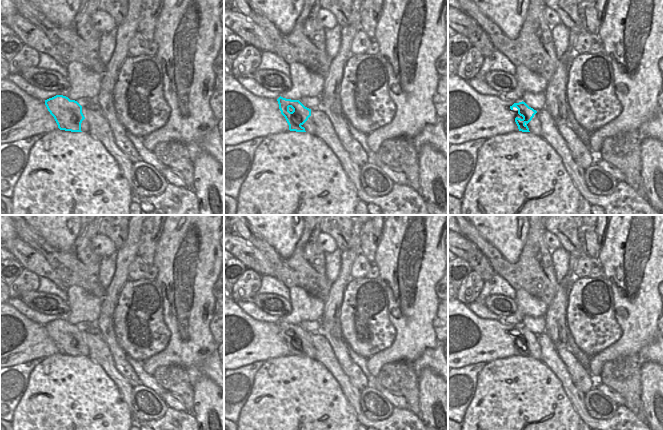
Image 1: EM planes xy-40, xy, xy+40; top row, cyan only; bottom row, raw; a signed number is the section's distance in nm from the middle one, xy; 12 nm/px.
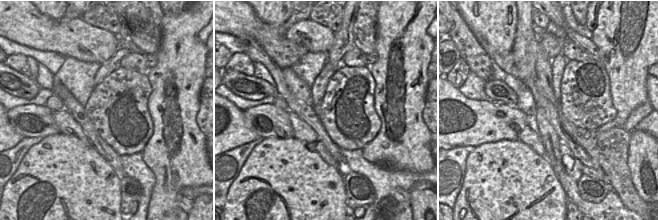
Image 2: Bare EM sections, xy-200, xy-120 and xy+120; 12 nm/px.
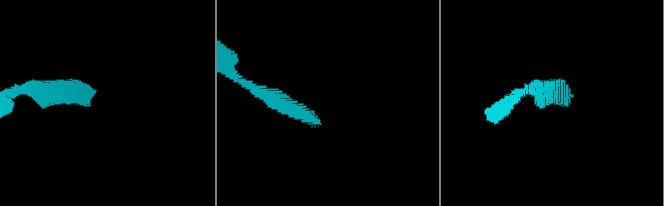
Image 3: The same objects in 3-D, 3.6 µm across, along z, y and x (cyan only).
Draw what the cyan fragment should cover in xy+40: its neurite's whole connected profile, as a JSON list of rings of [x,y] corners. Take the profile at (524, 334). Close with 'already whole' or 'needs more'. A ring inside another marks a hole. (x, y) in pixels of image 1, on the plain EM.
[[[525,326],[514,327],[510,330],[510,333],[516,331],[518,338],[523,342],[515,342],[515,346],[518,350],[519,355],[531,356],[536,360],[541,360],[541,347],[538,343],[538,335],[529,331]]]; needs more

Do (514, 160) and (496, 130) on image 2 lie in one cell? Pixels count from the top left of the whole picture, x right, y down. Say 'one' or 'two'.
two

